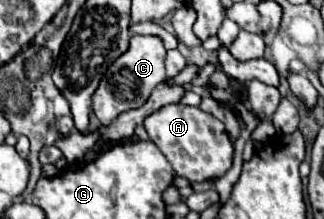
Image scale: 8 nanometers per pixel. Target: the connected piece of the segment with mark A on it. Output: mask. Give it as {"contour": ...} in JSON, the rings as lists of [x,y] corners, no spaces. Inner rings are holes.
{"contour":[[[168,104],[152,112],[150,116],[146,116],[144,128],[150,140],[160,148],[160,152],[174,166],[176,176],[184,176],[190,182],[202,182],[202,180],[224,176],[232,166],[234,146],[226,134],[226,128],[222,126],[222,122],[202,112],[200,108]]]}

